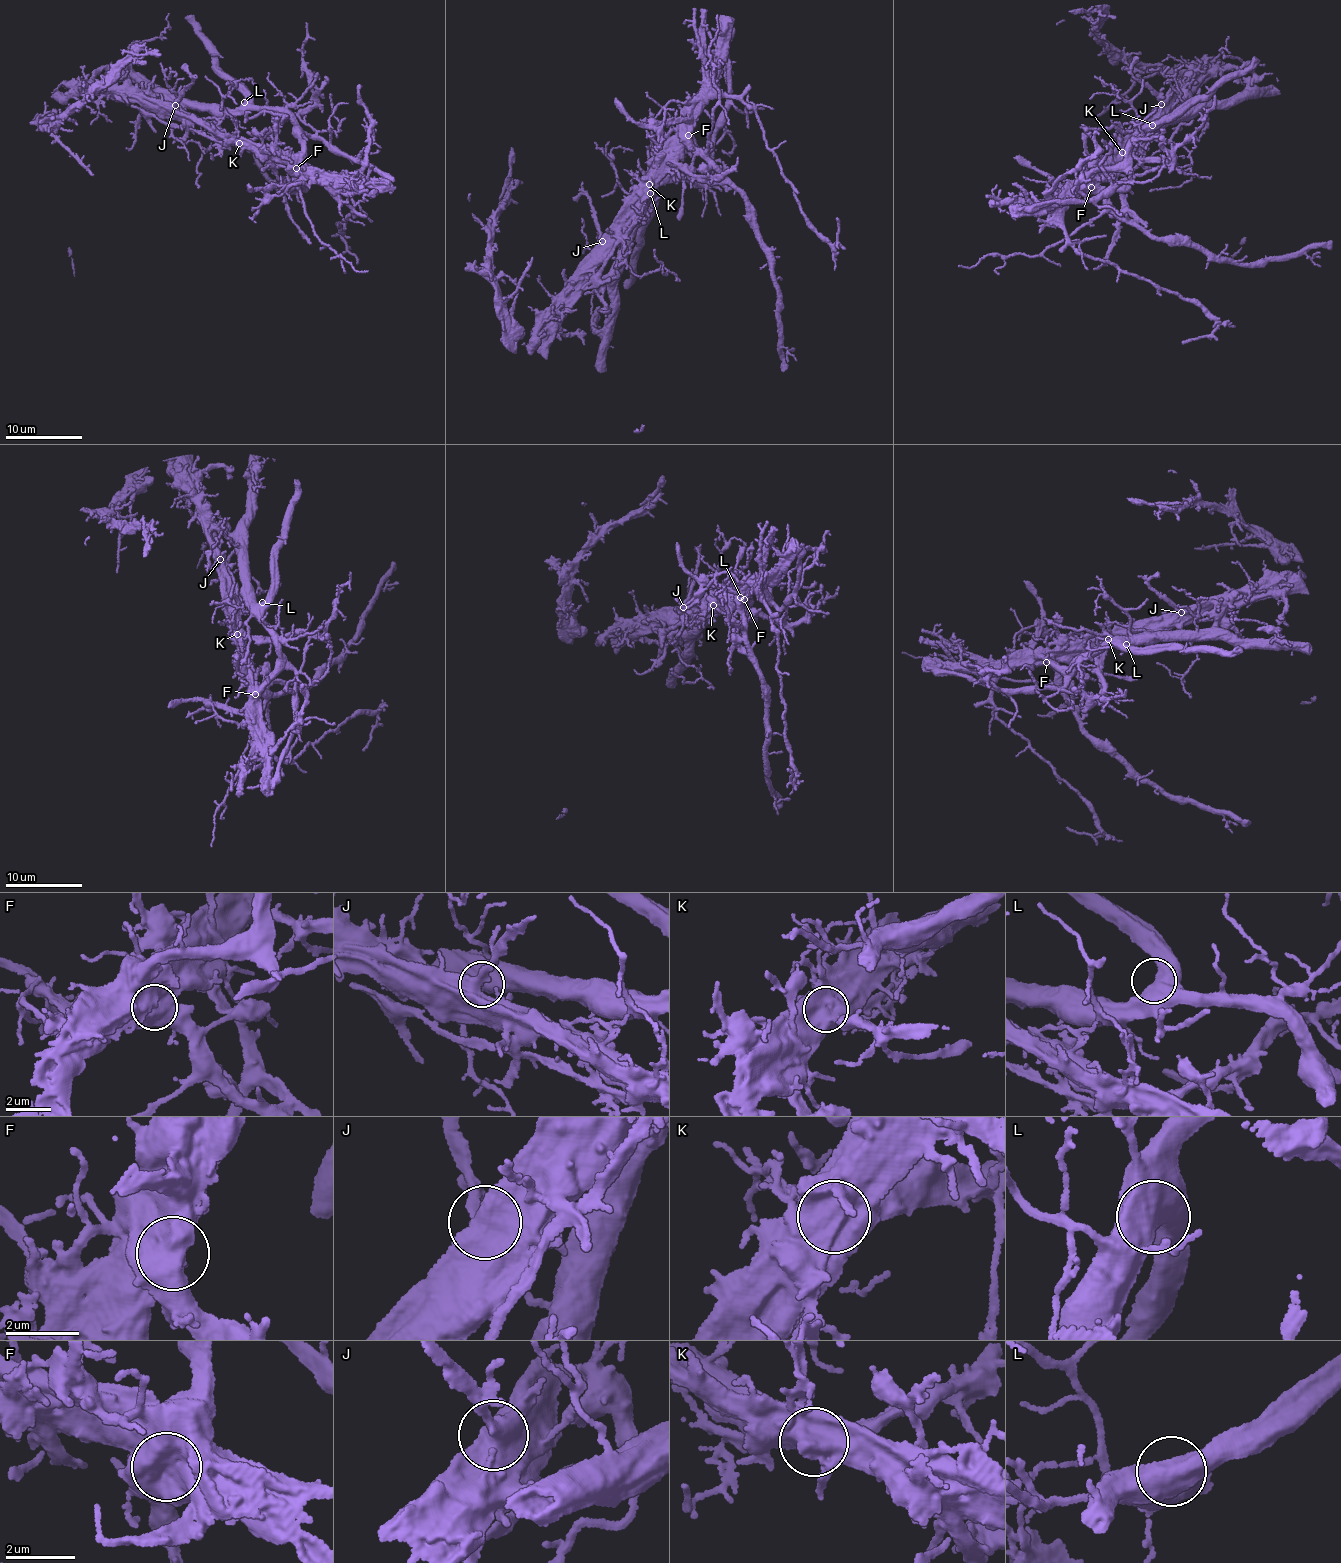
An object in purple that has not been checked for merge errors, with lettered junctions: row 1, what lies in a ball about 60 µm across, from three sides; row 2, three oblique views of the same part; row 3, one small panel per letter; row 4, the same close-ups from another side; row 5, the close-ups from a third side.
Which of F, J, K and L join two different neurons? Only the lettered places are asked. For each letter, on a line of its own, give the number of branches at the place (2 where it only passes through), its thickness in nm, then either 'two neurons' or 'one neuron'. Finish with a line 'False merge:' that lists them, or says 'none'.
F: branches 1; calibre 1200 nm; two neurons
J: branches 2; calibre 550 nm; one neuron
K: branches 1; calibre 1300 nm; two neurons
L: branches 2; calibre 700 nm; one neuron
False merge: F, K

